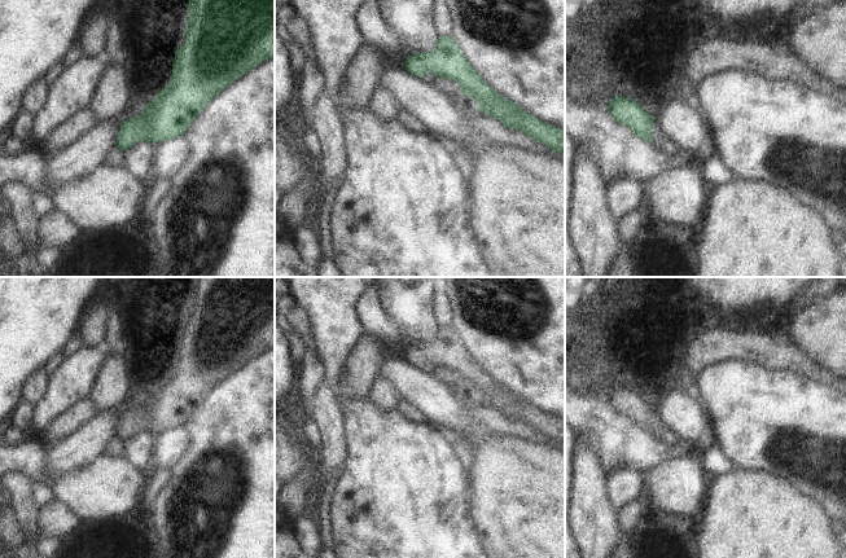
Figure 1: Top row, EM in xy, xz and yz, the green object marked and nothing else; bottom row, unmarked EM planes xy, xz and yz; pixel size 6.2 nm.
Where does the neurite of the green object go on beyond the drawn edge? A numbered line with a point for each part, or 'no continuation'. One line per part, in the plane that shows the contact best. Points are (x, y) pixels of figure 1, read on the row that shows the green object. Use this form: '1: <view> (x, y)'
1: yz (662, 140)

